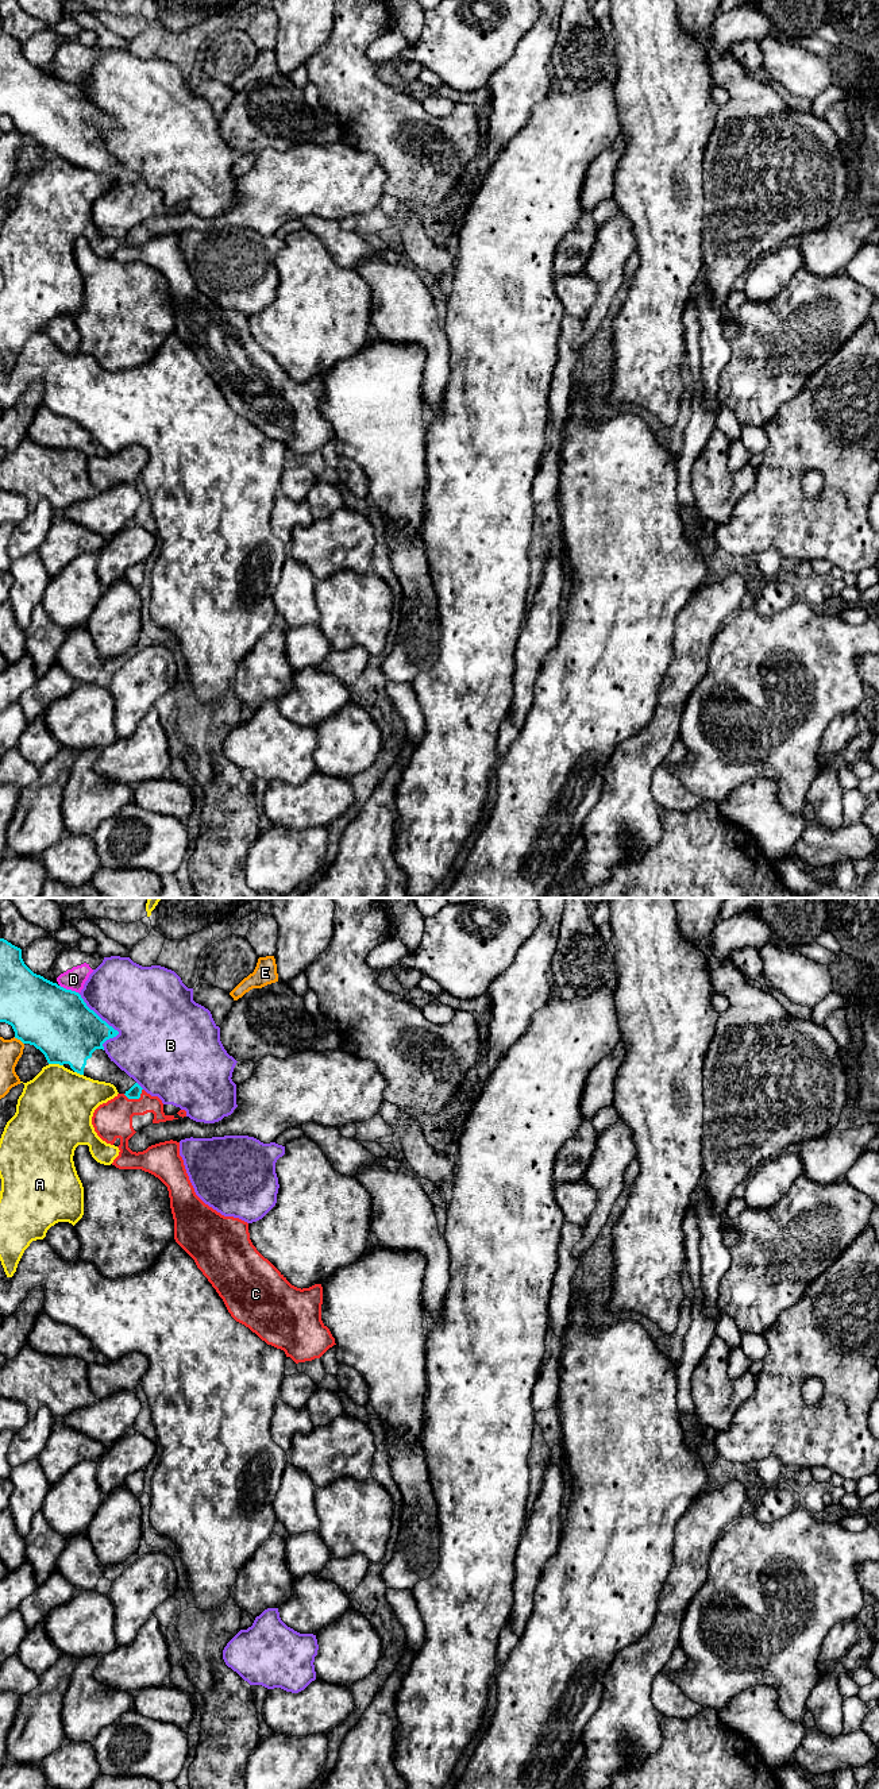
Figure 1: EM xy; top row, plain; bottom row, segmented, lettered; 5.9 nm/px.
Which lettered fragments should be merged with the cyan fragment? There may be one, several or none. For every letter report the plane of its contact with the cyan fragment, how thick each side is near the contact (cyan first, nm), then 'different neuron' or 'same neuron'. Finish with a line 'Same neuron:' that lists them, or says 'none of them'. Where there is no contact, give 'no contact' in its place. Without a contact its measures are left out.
A: contact in xy; calibres 400 and 420 nm; different neuron
B: contact in xy; calibres 380 and 440 nm; different neuron
C: contact in xy; calibres 80 and 220 nm; same neuron
D: contact in xy; calibres 400 and 130 nm; different neuron
E: contact in xy; calibres 400 and 140 nm; different neuron
Same neuron: C

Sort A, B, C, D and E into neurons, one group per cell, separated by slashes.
A / B / C / D / E

